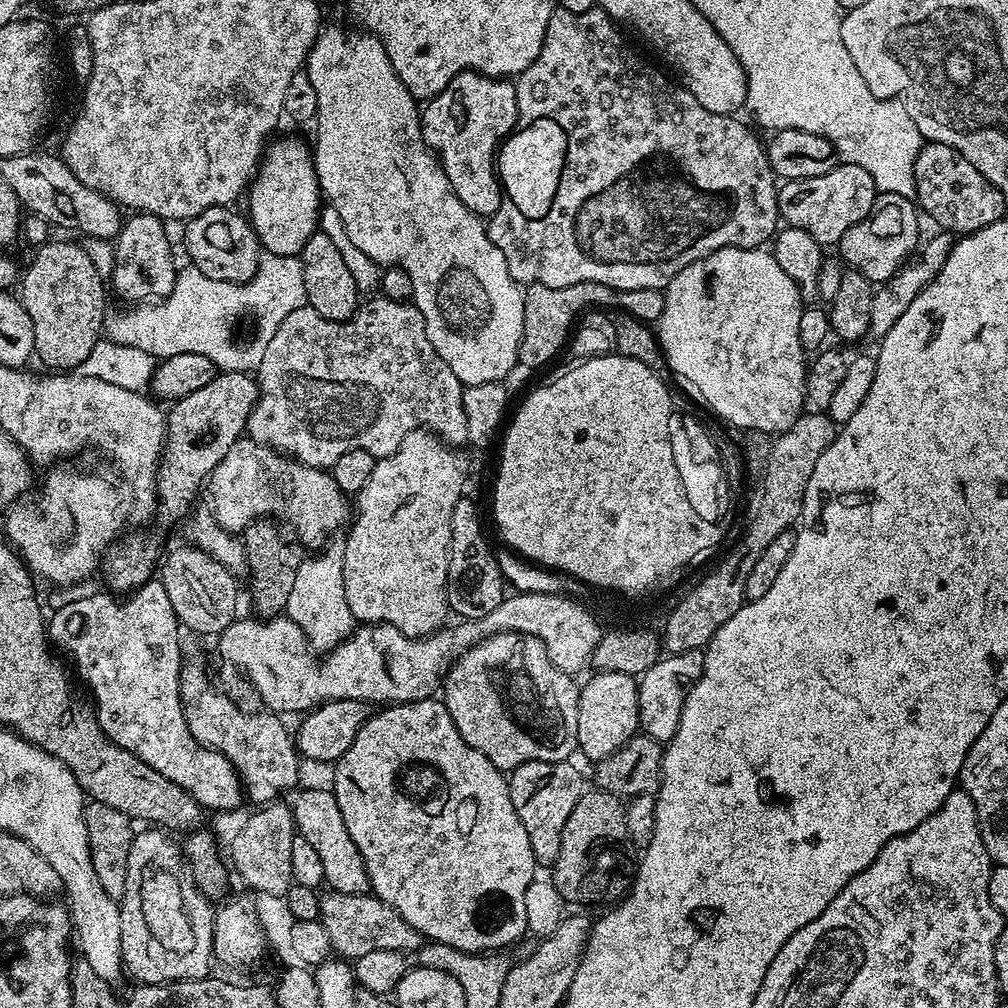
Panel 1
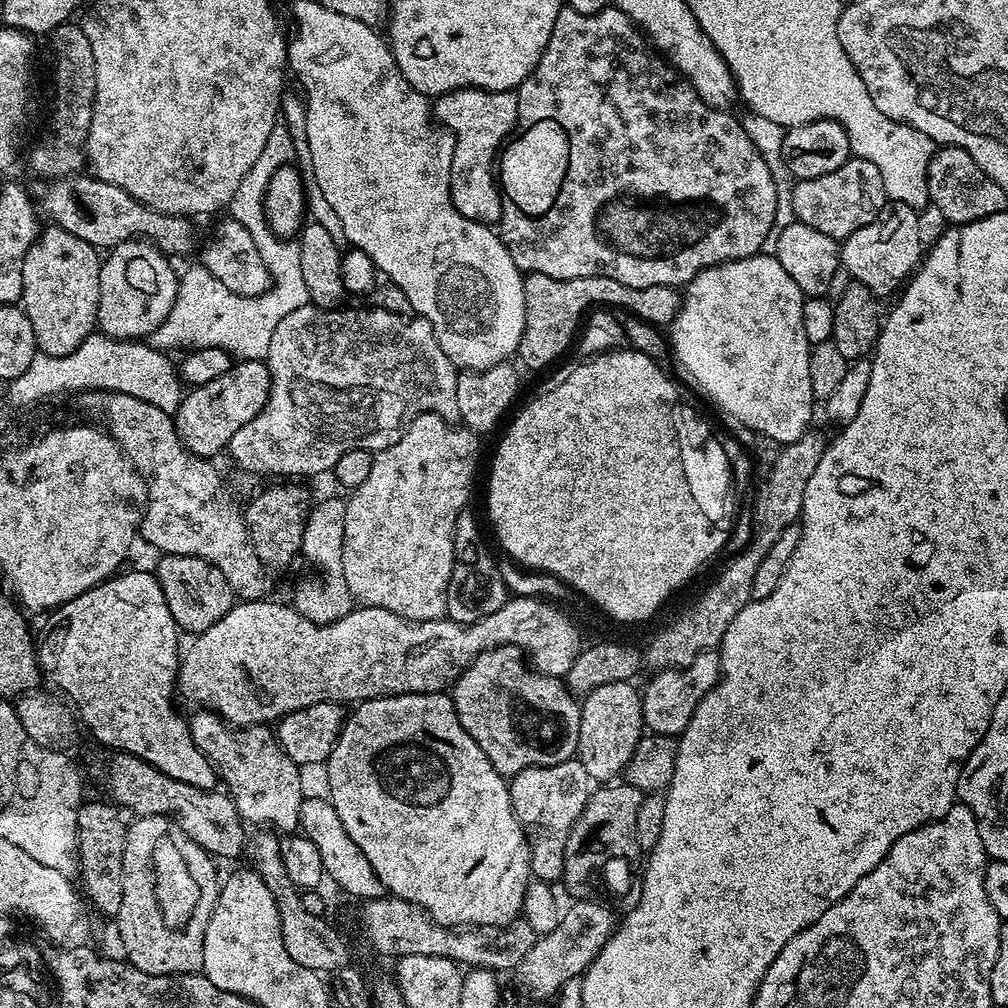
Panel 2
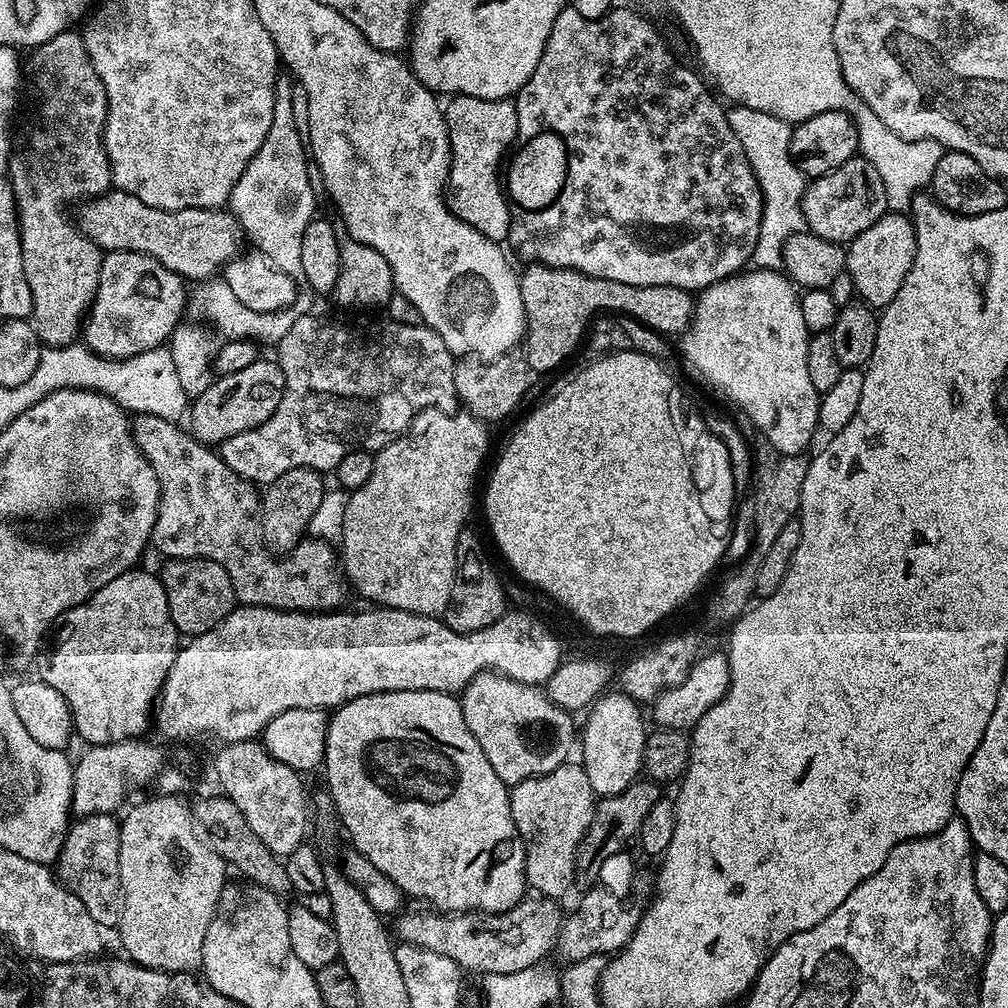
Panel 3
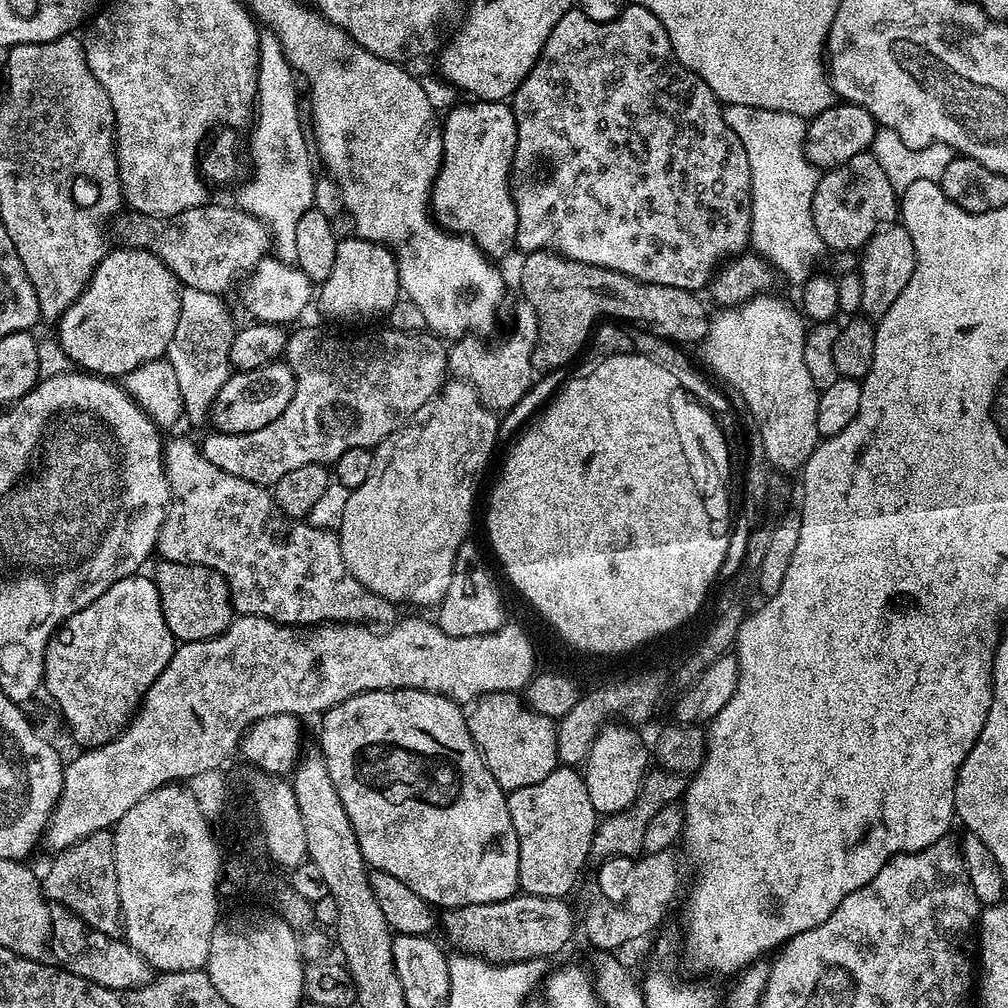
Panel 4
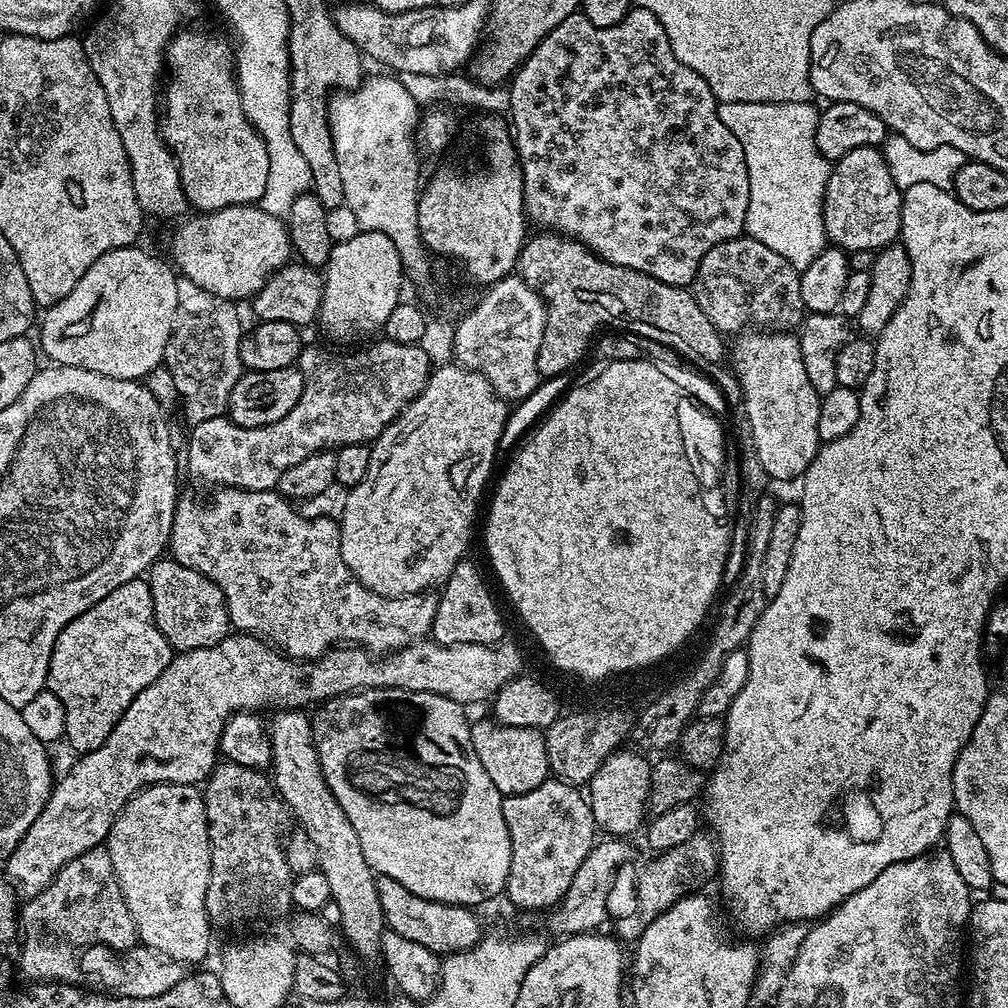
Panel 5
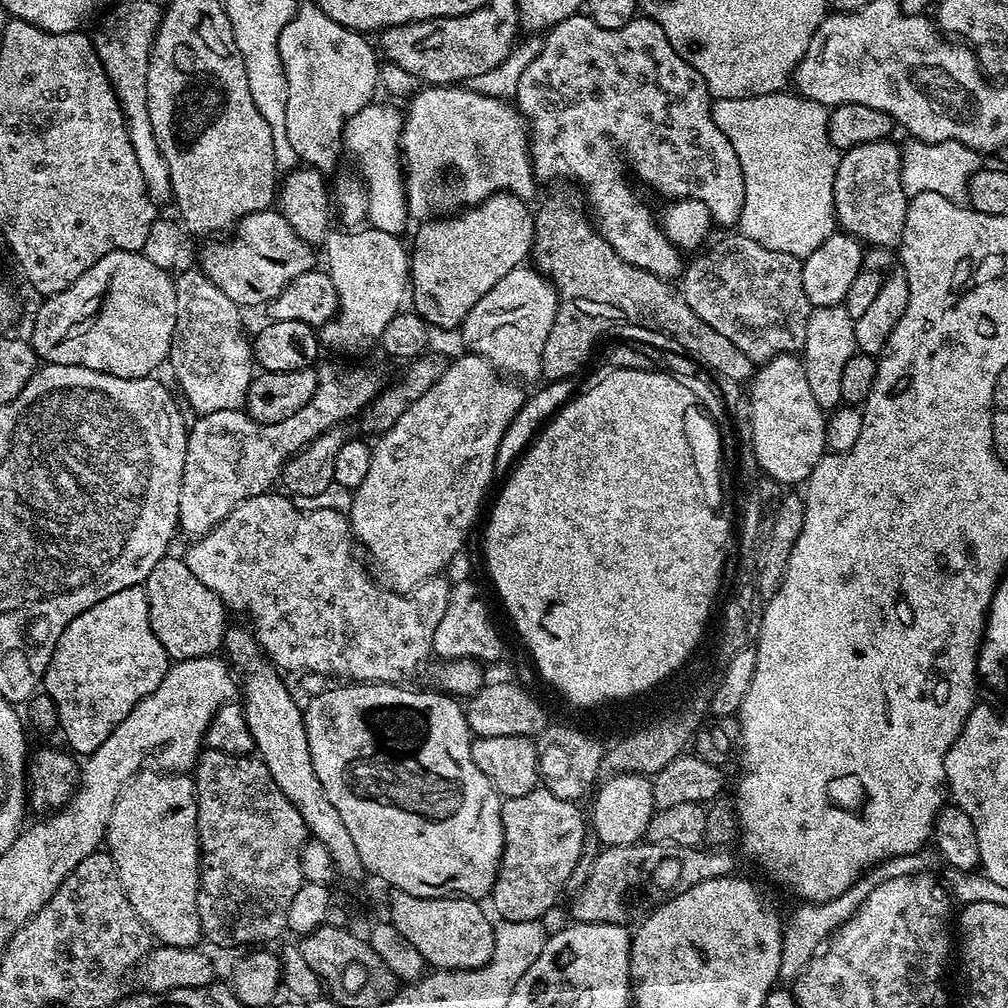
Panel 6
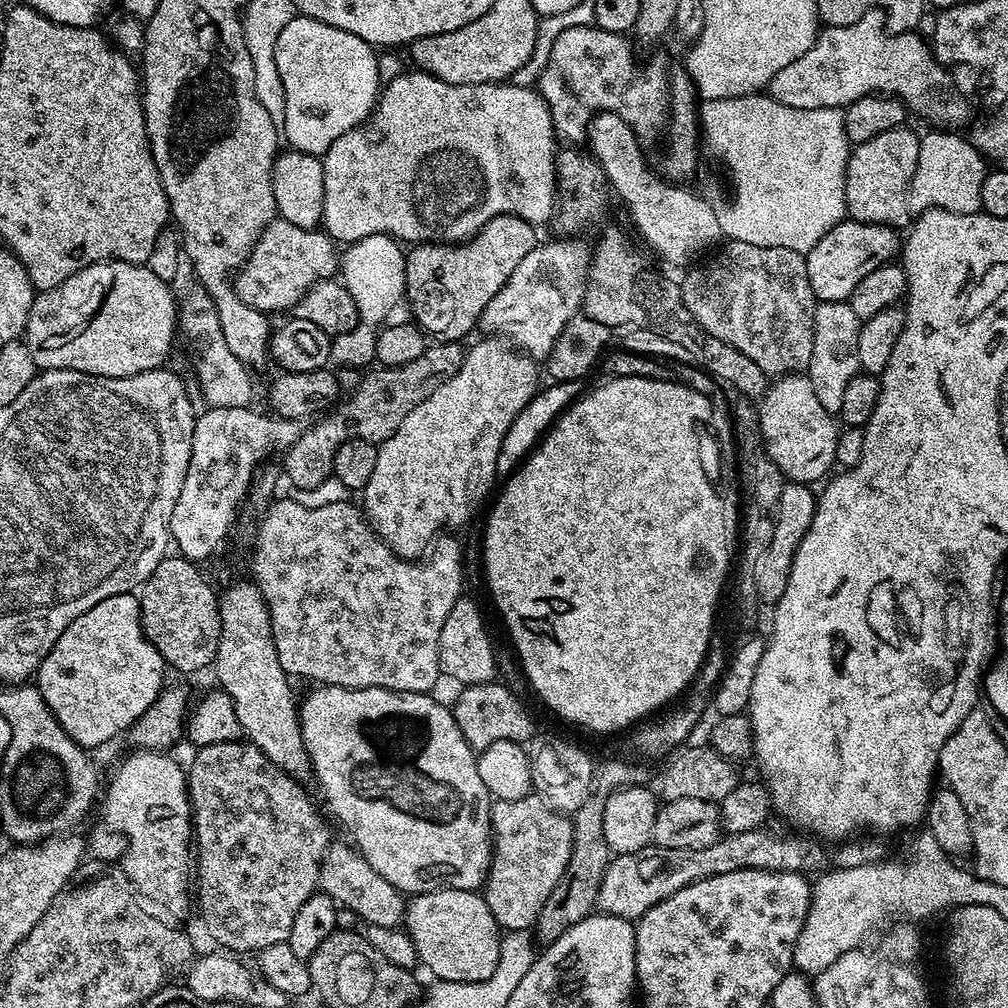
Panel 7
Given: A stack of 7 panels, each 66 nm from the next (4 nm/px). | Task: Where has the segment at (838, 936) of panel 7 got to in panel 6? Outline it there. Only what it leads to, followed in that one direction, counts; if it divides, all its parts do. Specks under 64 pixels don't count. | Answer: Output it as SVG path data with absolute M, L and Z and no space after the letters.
M921 853L894 856L869 869L868 872L851 884L846 891L836 896L836 898L819 902L806 902L799 905L800 908L785 923L782 962L779 963L780 980L784 982L795 981L833 932L860 908L862 902L869 896L870 890L876 888L884 881L889 881L890 878L912 876L916 872L923 871L926 864L924 864L922 857Z

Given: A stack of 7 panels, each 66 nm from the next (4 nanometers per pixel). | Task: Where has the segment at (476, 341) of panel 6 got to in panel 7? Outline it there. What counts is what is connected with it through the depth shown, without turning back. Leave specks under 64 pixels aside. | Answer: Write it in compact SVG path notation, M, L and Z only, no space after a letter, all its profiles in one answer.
M555 238L549 244L537 243L526 258L514 268L514 274L490 298L490 302L482 310L478 321L479 331L492 338L503 338L513 348L521 351L526 356L531 356L537 362L547 361L550 350L554 342L562 334L562 330L568 325L569 320L581 311L586 291L586 281L588 279L588 265L590 263L590 248L584 244L579 244L576 238Z

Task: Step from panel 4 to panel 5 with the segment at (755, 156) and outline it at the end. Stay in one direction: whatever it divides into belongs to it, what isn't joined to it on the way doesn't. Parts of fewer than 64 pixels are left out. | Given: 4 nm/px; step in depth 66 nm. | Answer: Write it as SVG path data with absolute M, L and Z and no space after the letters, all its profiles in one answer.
M726 102L719 105L722 122L730 134L742 142L742 154L746 154L750 174L750 206L744 223L747 235L782 254L799 270L810 266L826 247L822 210L830 162L816 145L820 112L814 105L812 102Z

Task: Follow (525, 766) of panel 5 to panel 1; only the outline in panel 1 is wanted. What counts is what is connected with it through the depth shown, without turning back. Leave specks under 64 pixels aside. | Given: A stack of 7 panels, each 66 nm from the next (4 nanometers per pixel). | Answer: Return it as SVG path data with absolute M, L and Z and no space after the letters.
M495 632L455 657L442 681L442 696L450 718L454 718L454 726L458 726L458 734L493 766L508 774L531 760L568 760L571 752L577 751L580 689L577 681L572 680L575 679L569 673L554 666L546 646L538 638L524 632Z

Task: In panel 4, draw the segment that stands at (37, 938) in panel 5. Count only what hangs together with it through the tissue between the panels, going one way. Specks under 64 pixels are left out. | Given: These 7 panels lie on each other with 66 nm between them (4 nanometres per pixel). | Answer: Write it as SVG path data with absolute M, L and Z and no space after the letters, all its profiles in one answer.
M111 831L95 832L51 857L48 873L43 873L44 895L54 904L68 908L93 932L119 937L122 913L118 898L118 874L114 870L114 842Z

